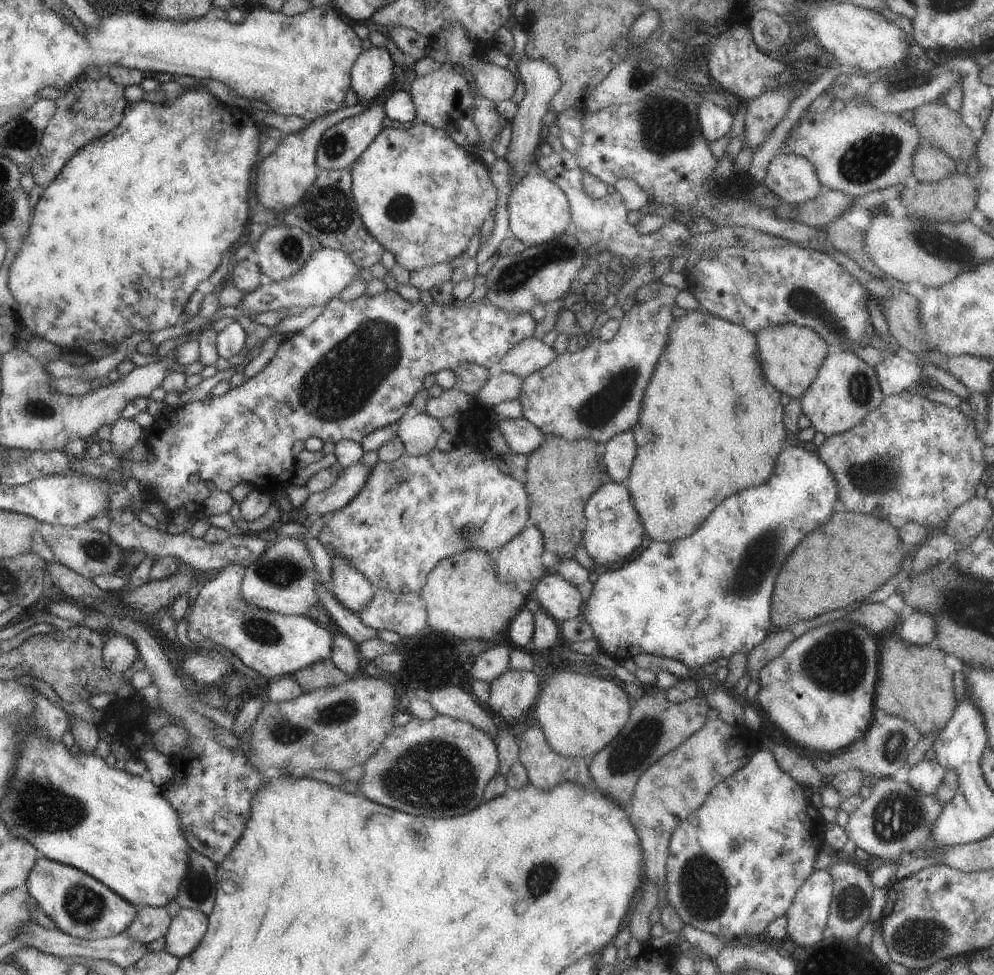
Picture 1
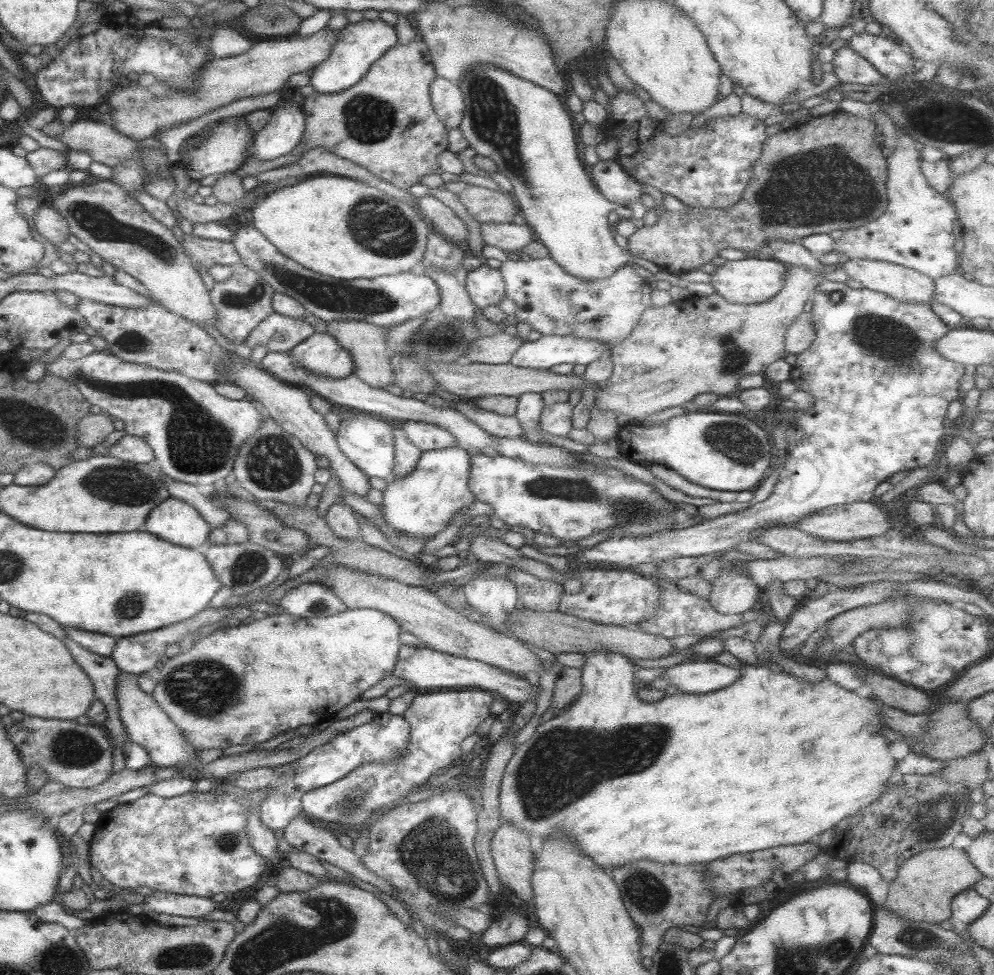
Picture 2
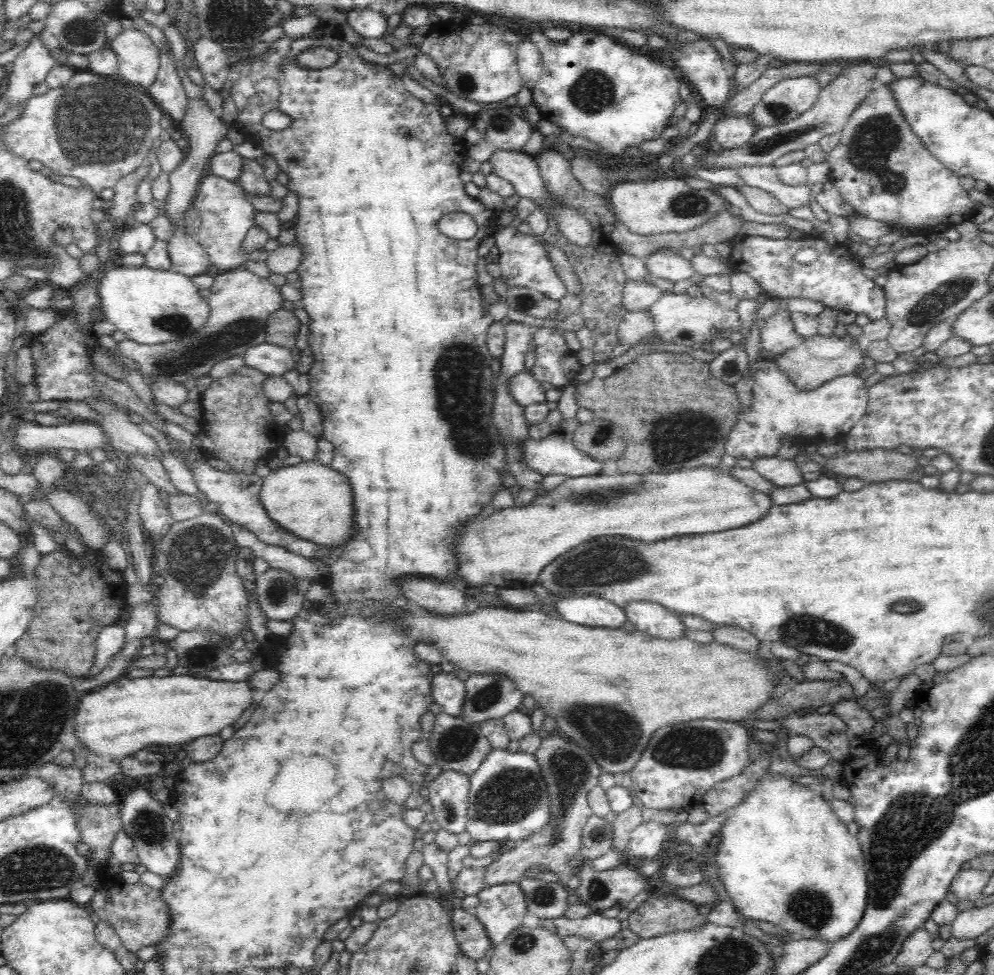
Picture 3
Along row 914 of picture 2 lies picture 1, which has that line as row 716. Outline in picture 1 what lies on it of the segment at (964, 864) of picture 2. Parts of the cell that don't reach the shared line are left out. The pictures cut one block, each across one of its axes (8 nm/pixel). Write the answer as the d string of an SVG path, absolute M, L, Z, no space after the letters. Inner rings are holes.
M890 633L878 639L879 666L874 705L884 714L902 718L920 730L920 736L937 735L952 717L956 696L953 671L945 664L945 653L933 644L910 646Z

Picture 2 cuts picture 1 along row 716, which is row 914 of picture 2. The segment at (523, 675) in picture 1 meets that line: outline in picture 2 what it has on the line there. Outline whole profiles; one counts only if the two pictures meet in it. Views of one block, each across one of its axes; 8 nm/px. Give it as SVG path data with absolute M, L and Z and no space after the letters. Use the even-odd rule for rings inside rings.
M511 911L494 915L496 921L482 933L484 946L498 948L523 941L530 927L530 922L526 918Z

